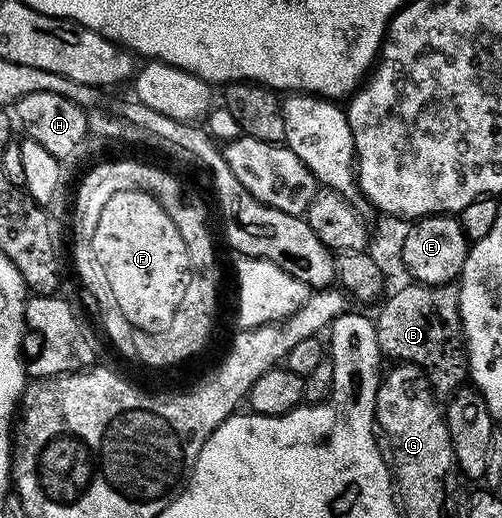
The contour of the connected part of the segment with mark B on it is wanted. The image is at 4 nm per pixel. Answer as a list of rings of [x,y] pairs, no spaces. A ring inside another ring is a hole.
[[[407,283],[397,293],[389,292],[379,306],[380,314],[374,317],[376,338],[381,354],[392,363],[416,365],[424,372],[433,390],[440,395],[451,395],[469,380],[468,355],[464,352],[460,327],[460,291],[455,284],[422,285]]]

